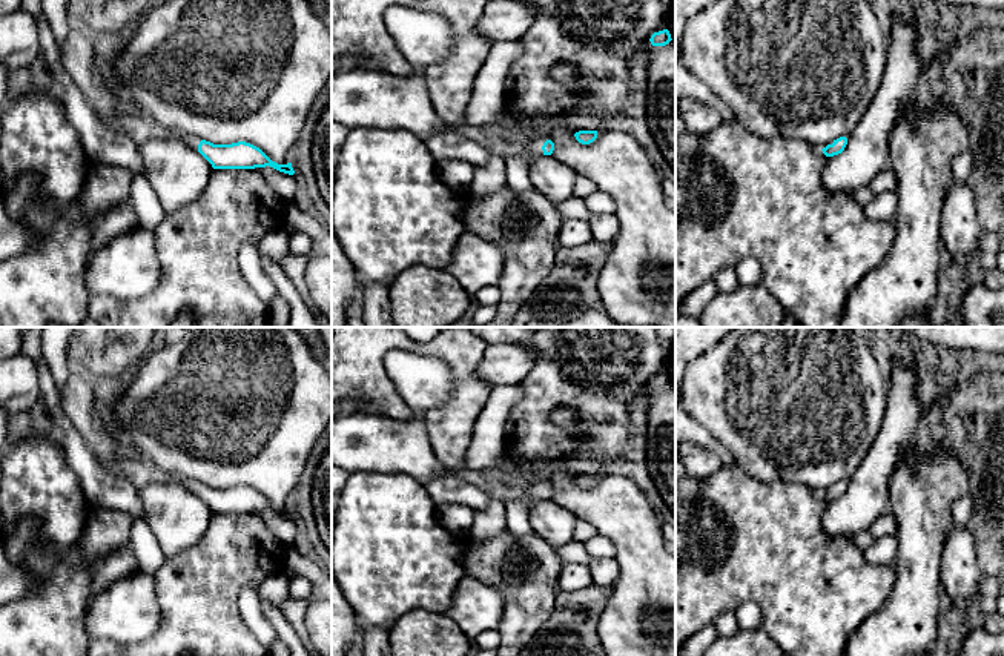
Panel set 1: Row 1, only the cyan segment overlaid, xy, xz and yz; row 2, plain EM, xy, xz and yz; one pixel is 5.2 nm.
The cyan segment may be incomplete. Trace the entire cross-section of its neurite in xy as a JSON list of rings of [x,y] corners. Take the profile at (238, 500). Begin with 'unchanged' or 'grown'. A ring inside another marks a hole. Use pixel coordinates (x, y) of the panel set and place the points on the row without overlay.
grown; [[[177,476],[173,482],[178,482],[198,495],[213,513],[255,513],[270,510],[279,516],[293,519],[292,507],[278,509],[272,505],[259,492],[238,485],[232,489],[213,489],[190,478]]]

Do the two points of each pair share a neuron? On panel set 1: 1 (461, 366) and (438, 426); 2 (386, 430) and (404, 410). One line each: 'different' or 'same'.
1: same
2: different

